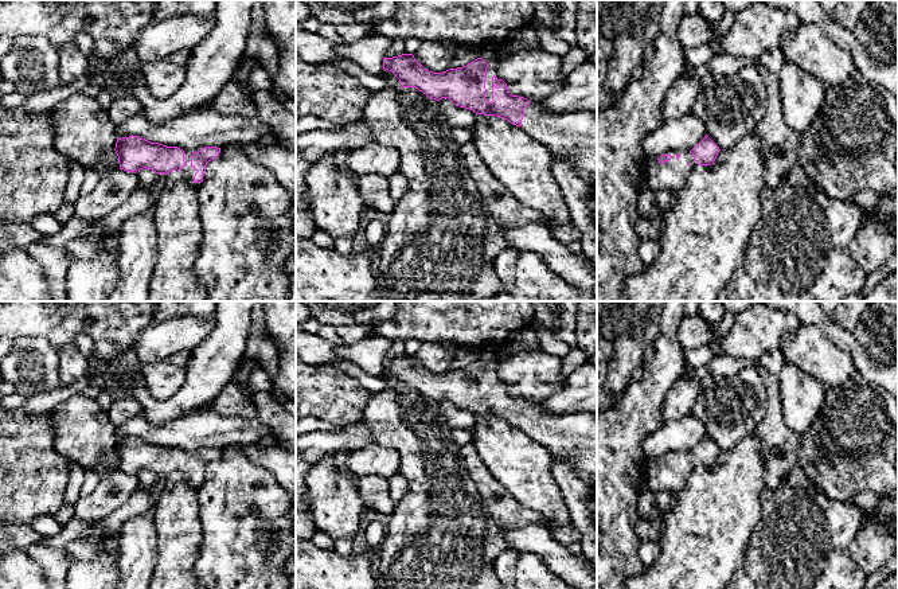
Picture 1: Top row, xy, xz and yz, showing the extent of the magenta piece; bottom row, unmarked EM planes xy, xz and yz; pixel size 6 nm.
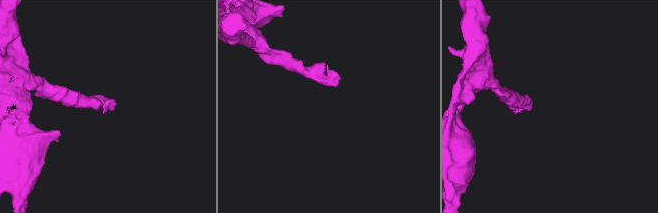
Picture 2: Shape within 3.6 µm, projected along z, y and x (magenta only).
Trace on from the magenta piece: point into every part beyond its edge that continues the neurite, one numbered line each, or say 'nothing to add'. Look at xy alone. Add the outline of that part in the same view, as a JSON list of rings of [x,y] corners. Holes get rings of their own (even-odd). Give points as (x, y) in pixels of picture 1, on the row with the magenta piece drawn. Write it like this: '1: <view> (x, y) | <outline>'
1: xy (188, 171) | [[[183,149],[183,151],[184,151],[184,149]],[[184,151],[184,161],[187,163],[187,165],[181,168],[181,172],[184,173],[184,176],[187,178],[188,183],[190,183],[192,187],[199,188],[199,186],[200,186],[202,183],[195,183],[195,182],[194,182],[194,176],[195,176],[195,173],[196,173],[198,171],[191,167],[191,155],[192,155],[191,151]]]

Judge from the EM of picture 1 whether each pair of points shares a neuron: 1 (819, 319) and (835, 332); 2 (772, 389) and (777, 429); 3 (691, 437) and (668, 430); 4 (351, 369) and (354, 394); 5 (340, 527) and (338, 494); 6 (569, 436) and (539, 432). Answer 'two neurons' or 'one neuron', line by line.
1: one neuron
2: one neuron
3: one neuron
4: two neurons
5: one neuron
6: one neuron

